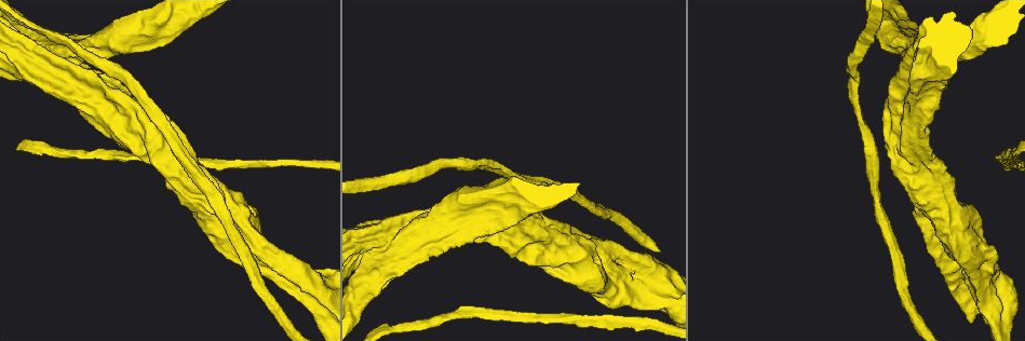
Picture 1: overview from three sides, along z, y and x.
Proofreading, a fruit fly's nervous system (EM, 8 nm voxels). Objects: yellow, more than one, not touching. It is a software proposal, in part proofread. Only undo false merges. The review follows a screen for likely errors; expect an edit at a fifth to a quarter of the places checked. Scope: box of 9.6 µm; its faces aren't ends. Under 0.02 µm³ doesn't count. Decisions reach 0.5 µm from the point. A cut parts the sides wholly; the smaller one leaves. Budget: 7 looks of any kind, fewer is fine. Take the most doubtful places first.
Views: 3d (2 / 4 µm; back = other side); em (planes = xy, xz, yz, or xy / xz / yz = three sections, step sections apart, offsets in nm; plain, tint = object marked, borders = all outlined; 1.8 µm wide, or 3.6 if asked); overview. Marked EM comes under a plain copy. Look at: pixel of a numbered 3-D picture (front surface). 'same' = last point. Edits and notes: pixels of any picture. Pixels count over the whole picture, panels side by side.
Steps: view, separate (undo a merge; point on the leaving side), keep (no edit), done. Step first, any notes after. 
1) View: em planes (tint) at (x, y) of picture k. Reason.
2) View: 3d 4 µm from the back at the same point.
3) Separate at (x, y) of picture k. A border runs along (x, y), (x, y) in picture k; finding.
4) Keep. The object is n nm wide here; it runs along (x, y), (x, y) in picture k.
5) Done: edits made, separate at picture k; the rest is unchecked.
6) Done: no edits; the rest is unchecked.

View: 3d 4 µm at (49, 65) of picture 1. Sudden change in width.

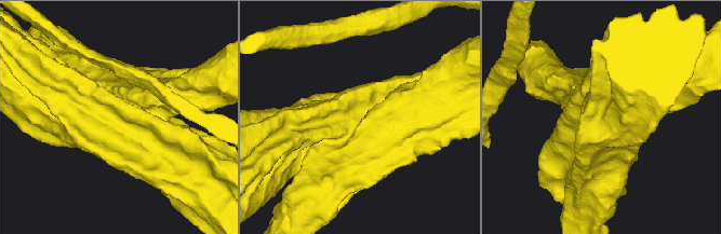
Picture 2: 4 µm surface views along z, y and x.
View: em xz step 8 (tint) at (358, 121) of picture 2.

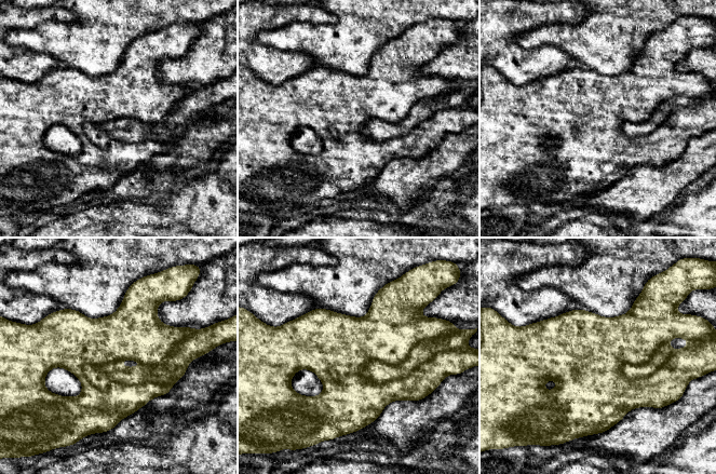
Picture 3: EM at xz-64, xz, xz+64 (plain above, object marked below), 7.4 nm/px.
Separate at (163, 373) of picture 3. A border runs along (187, 365), (104, 390), (82, 373) in picture 3; two cells meet here.

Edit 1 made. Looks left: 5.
View: overview.

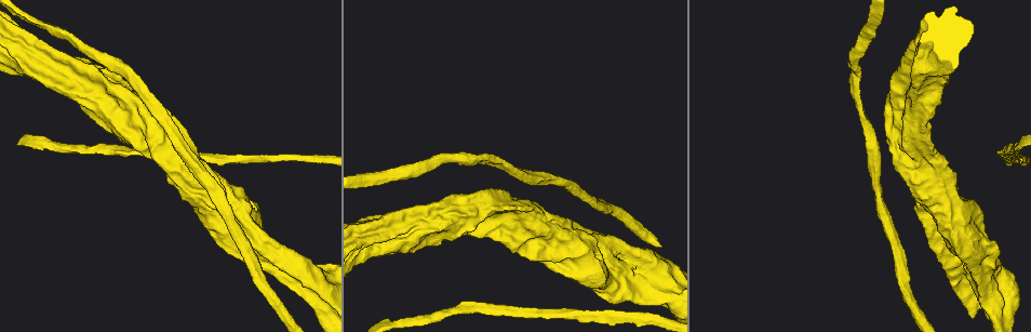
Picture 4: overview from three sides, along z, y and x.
View: em 3.6 µm xz step 4 (tint) at (955, 223) of picture 4. Calibre changes.

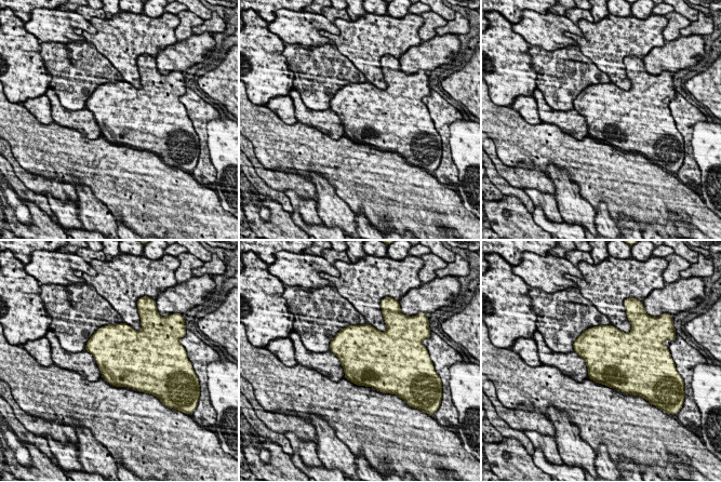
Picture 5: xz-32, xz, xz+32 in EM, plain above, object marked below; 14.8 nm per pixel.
View: em 3.6 µm yz step 4 (borders) at the same point.

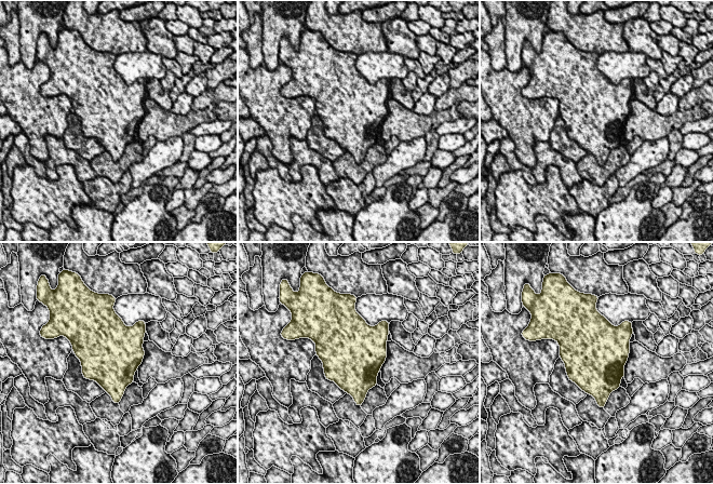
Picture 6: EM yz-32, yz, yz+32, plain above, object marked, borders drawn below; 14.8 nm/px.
Keep. The object is 900 nm wide here; one cell here.

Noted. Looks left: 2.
Done: edits made, separate at picture 3; the rest is unchecked.

